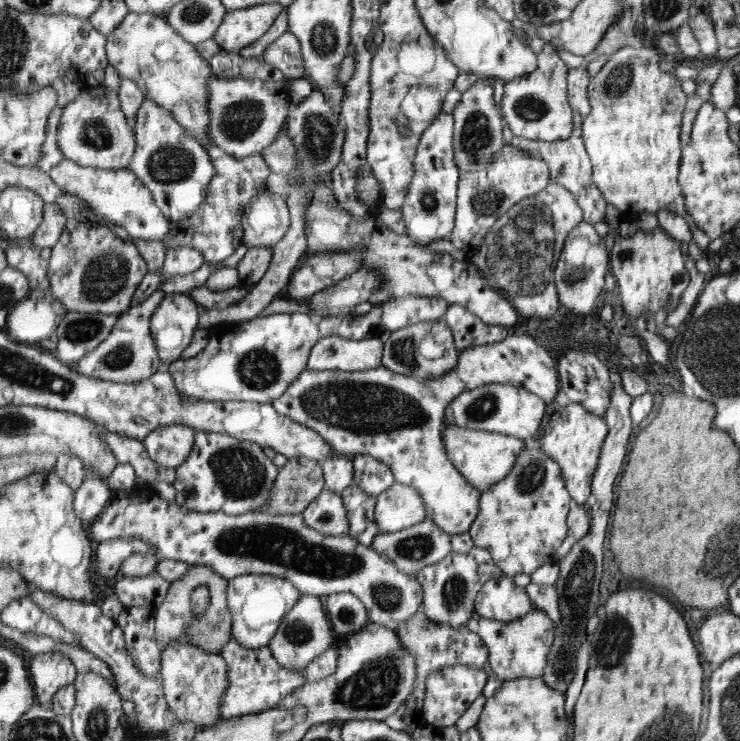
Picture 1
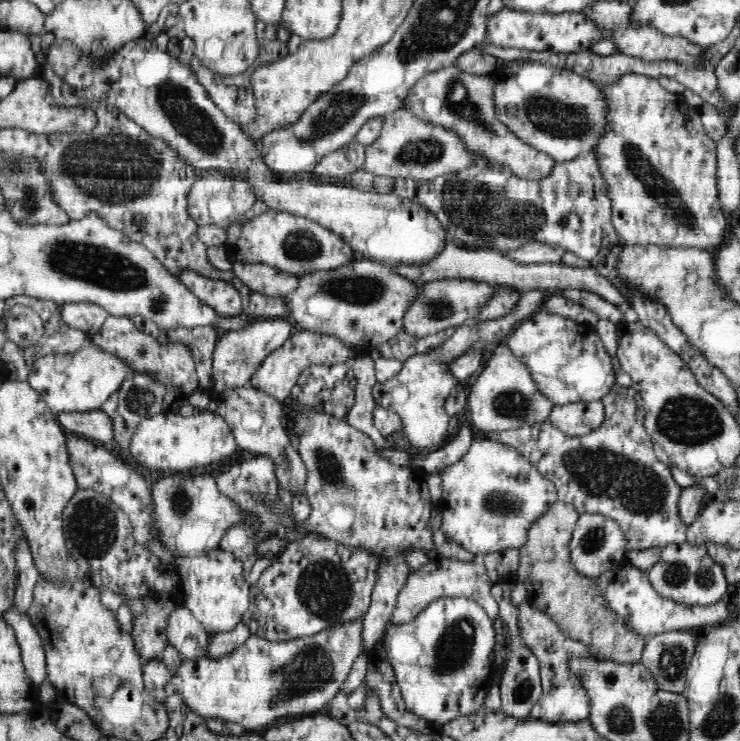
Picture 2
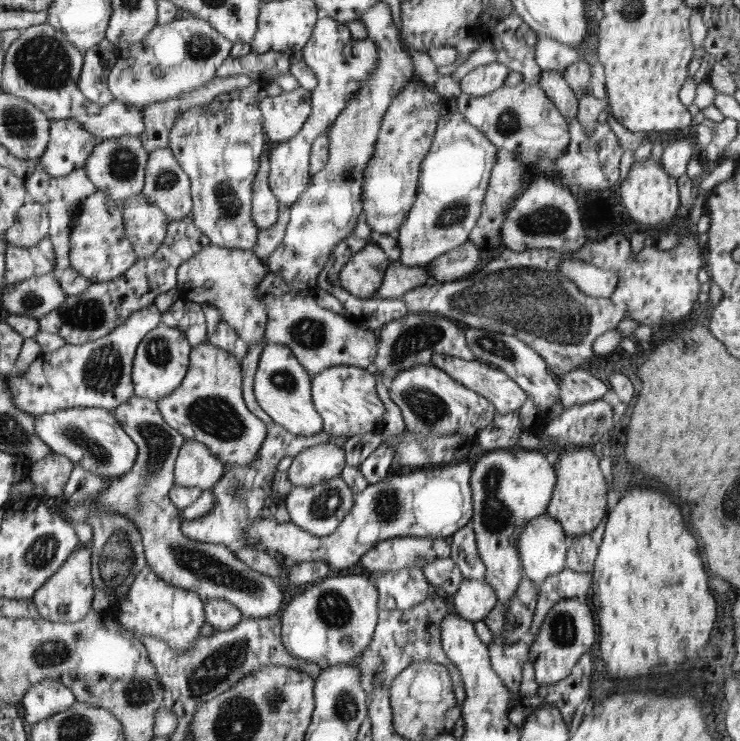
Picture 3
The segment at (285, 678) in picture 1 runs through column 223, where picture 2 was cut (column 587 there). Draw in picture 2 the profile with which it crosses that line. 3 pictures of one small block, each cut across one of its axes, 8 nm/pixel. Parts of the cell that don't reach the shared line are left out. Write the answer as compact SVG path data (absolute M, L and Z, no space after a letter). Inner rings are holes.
M529 602L520 605L521 634L524 635L526 646L532 647L533 653L541 659L542 696L532 707L528 718L542 719L548 722L578 722L589 718L590 705L586 691L567 668L570 656L582 658L592 657L593 654L581 642L572 640L565 635L559 625L547 614L540 612Z

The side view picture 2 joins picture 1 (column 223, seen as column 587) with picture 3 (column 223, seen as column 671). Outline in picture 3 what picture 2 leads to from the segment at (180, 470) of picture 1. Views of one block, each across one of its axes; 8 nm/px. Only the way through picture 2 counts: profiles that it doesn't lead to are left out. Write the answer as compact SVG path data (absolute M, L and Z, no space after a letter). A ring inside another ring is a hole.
M273 421L265 426L268 428L268 436L265 438L261 452L258 453L257 460L250 461L248 465L232 465L226 468L225 476L222 476L218 484L214 485L211 493L214 494L216 503L210 508L210 513L194 520L182 519L181 529L188 538L207 546L224 543L226 546L235 547L244 543L246 534L248 534L248 526L256 522L256 518L262 520L270 518L280 523L288 522L290 518L285 499L273 489L274 474L276 474L280 460L284 456L295 457L312 445L326 442L332 442L332 444L336 442L338 445L338 440L342 440L339 436L334 437L328 434L325 430L310 437L301 437L293 435Z

